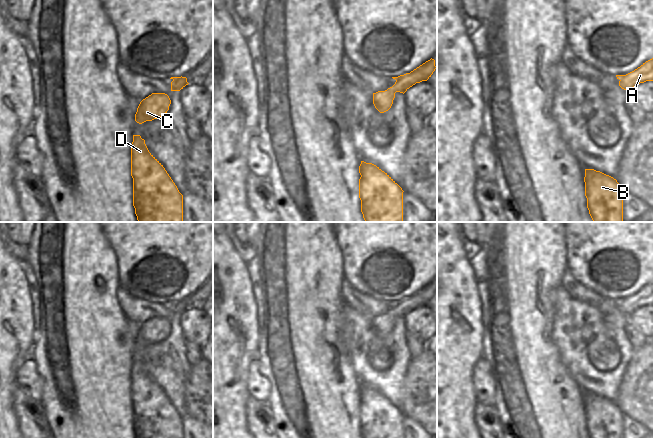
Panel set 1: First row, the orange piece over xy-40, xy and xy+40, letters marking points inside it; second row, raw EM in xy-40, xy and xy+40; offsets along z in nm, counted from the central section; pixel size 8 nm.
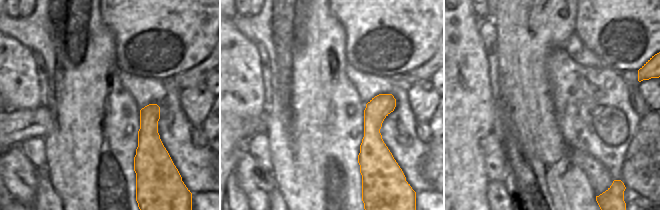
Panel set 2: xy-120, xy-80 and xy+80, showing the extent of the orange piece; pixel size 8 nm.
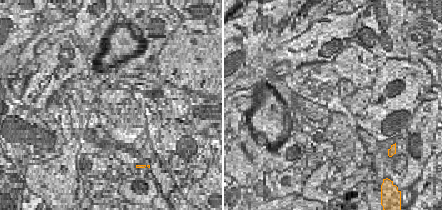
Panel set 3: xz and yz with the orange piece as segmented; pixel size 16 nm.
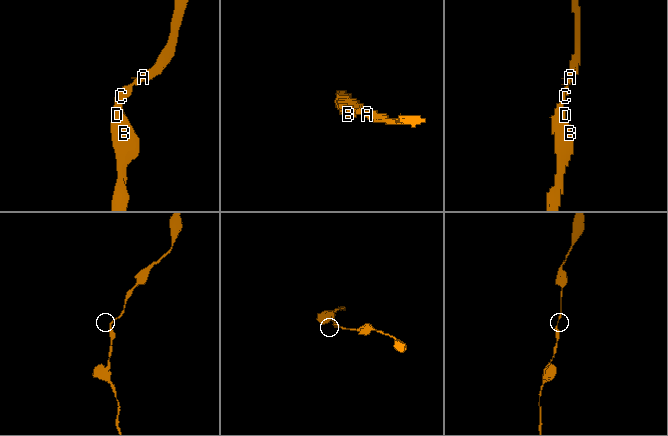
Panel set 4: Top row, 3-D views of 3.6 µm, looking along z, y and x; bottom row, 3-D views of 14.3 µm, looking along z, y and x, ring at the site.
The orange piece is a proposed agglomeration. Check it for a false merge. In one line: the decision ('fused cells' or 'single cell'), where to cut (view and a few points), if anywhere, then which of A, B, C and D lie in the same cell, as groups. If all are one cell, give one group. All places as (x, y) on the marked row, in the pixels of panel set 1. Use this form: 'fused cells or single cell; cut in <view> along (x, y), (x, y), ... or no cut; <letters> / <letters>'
single cell; no cut; A B C D

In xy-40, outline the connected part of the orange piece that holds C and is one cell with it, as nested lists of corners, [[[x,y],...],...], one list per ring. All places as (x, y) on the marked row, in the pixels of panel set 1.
[[[152,93],[140,102],[135,114],[135,121],[142,124],[158,119],[167,113],[170,104],[171,100],[167,94]]]

